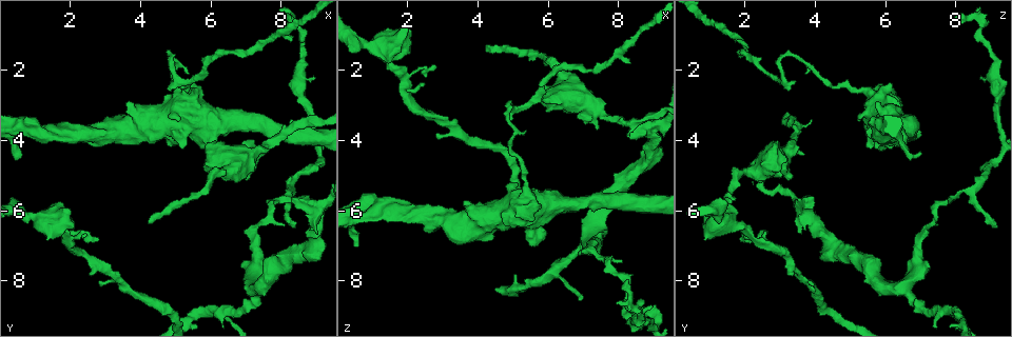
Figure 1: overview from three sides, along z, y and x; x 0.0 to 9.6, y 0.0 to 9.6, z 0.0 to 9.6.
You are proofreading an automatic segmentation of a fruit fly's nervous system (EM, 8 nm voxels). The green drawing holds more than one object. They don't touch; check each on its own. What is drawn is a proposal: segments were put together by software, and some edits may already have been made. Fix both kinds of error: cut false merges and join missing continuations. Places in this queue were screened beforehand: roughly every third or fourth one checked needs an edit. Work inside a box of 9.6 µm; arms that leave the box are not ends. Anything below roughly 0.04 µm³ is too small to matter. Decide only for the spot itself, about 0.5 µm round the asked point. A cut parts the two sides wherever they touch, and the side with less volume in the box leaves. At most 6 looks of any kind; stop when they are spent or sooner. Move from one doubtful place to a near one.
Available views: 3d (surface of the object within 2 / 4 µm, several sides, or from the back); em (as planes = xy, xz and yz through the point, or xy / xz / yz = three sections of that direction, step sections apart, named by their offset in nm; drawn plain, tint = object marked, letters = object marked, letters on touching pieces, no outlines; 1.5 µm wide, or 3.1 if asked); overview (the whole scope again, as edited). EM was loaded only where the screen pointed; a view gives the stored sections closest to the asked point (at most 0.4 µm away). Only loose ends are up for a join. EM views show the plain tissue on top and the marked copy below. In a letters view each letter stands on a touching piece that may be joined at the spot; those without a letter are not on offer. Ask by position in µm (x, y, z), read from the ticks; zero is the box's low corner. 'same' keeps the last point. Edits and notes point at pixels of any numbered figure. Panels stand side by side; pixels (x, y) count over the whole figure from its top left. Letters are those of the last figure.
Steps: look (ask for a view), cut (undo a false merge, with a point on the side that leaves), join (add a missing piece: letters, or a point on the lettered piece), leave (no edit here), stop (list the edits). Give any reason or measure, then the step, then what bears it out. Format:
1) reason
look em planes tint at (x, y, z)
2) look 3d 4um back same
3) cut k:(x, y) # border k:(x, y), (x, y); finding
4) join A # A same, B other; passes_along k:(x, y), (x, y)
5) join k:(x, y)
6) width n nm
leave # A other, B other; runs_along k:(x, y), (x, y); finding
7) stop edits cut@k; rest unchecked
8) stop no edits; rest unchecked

branch stops here
look em planes tint at (5.90, 4.15, 2.80)

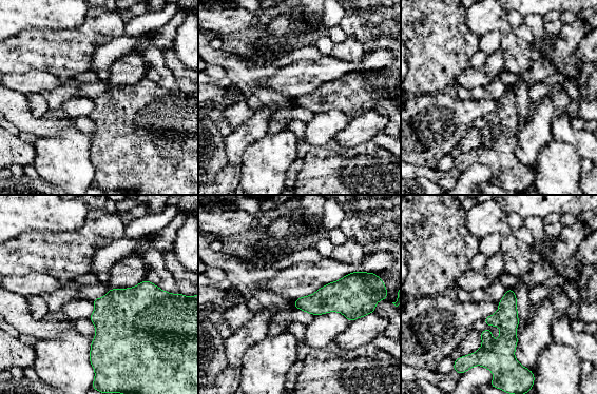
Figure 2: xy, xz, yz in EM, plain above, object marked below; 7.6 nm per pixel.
look em planes letters same

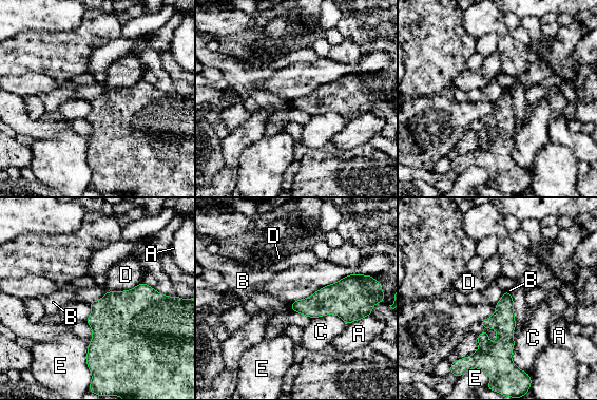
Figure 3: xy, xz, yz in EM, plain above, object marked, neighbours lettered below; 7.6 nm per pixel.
longest_contact D 280 nm
leave # A other, B other, C other, D other, E other; runs_along 3:(506, 294), (504, 343), (494, 362); none of them fits

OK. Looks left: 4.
look 3d 2um at (4.20, 6.35, 1.25)

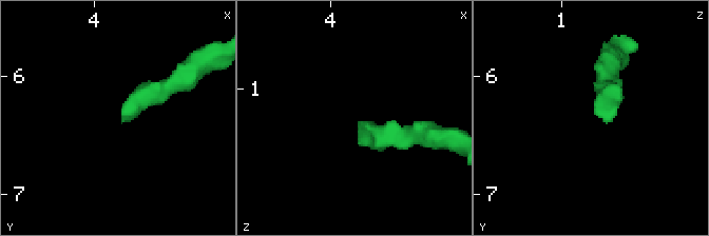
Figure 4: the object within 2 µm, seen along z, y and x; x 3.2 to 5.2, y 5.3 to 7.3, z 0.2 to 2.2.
look em planes tint at (4.24, 6.32, 1.26)

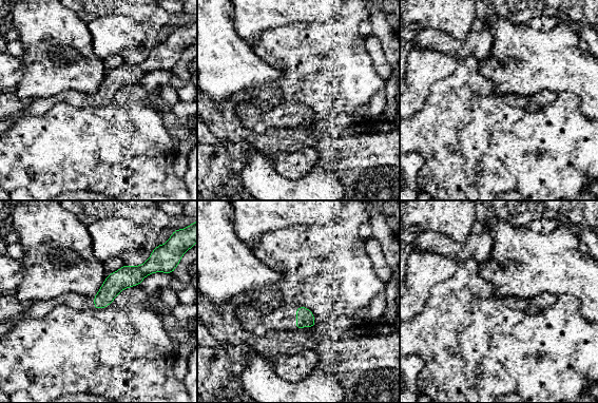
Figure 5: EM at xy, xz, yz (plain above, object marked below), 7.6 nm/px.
see the neighbours
look em planes letters same

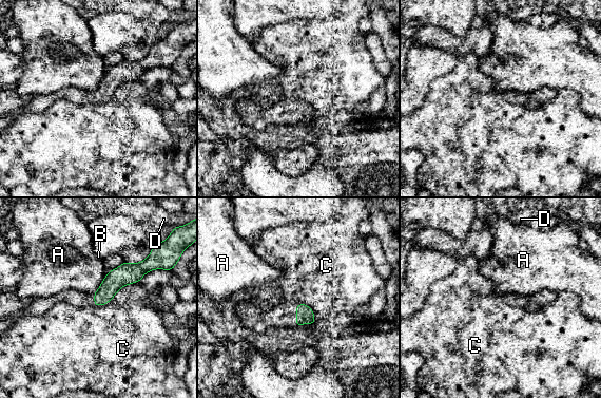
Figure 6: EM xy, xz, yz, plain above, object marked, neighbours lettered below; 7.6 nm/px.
width 130 nm
leave # A other, B other, C other, D other; no lettered piece goes on from it

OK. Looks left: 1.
stop no edits; rest unchecked

